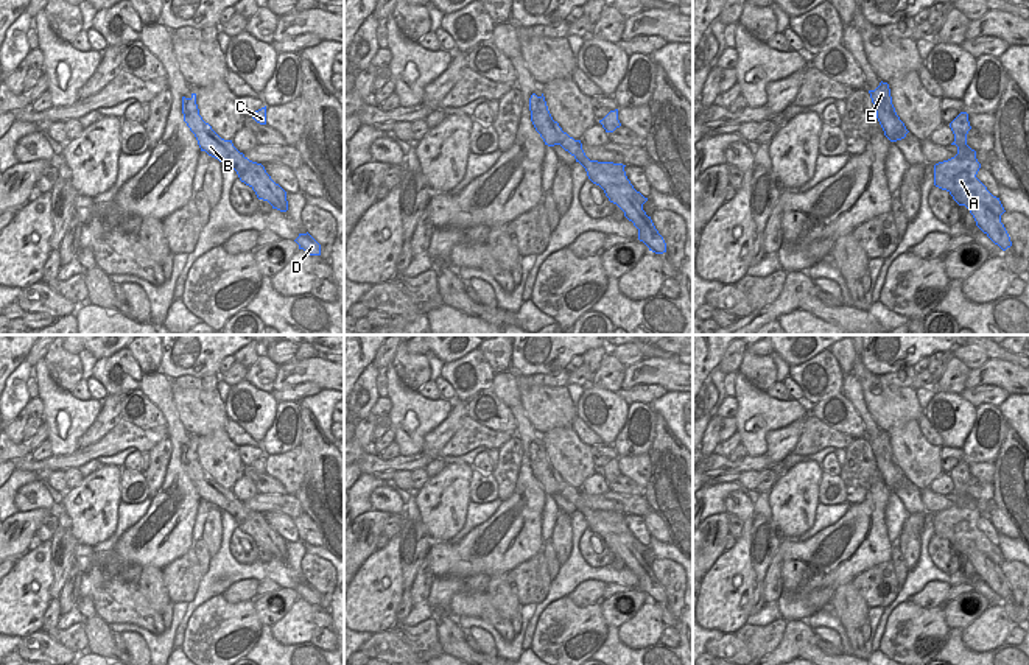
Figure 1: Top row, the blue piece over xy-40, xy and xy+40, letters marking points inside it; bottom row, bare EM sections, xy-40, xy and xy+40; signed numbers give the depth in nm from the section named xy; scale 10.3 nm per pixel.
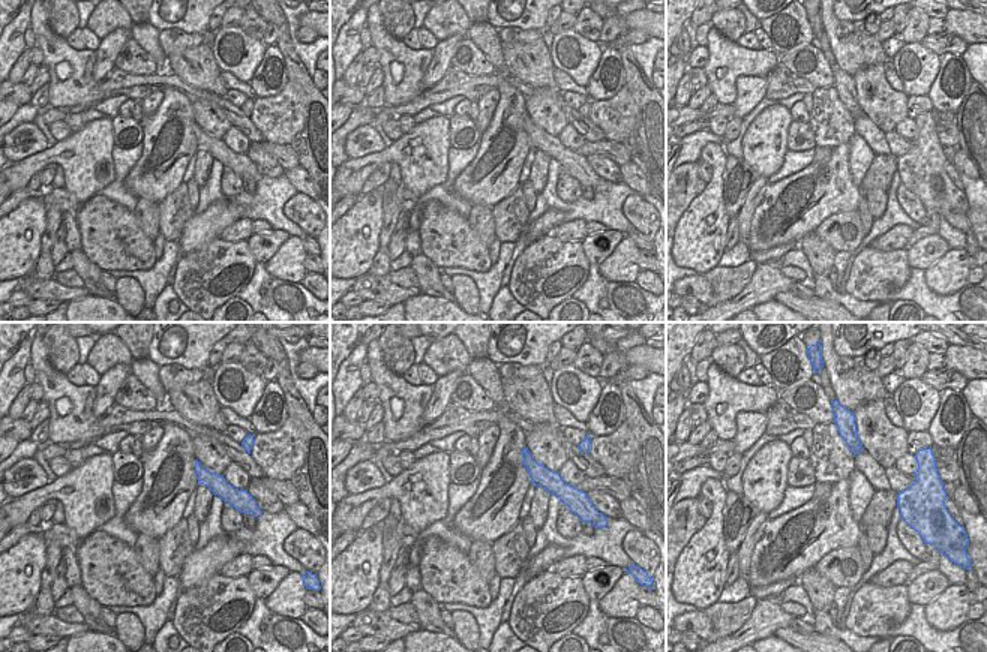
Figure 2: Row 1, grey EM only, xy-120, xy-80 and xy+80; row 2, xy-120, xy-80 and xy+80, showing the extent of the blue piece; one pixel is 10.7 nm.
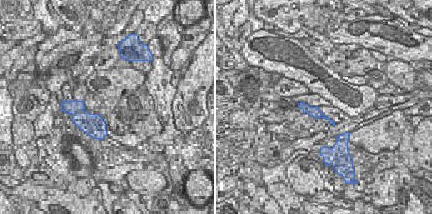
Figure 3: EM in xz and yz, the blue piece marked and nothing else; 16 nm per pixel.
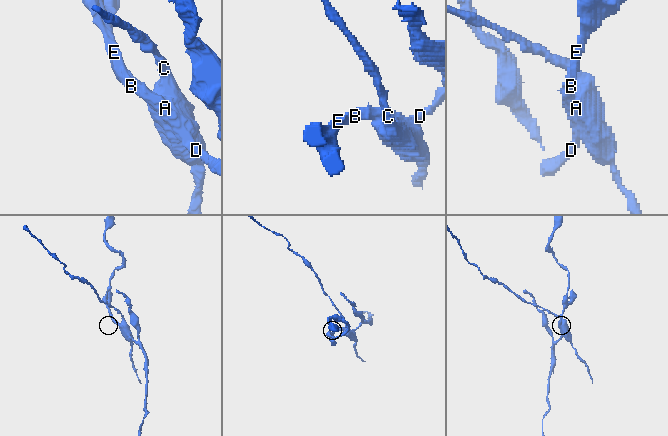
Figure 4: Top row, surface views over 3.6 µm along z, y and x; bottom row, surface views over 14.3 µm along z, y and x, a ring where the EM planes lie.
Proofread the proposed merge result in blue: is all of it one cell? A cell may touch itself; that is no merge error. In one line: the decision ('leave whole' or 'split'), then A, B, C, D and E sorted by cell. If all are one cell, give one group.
split; groups A C / B D E

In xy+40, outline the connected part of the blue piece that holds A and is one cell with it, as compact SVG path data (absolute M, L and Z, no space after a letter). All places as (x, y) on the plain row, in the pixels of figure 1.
M961 461L950 472L950 477L954 483L951 494L957 495L957 503L934 514L934 534L946 539L959 554L967 554L970 548L978 548L1001 565L1006 559L999 547L993 545L976 526L981 512L976 508L976 500L967 494L967 483L971 478L968 463Z

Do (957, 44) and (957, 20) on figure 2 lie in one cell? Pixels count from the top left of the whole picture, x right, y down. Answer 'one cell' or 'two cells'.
two cells

